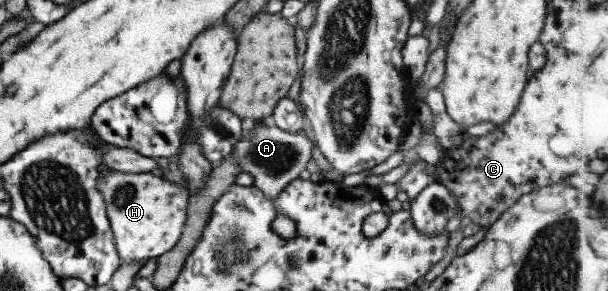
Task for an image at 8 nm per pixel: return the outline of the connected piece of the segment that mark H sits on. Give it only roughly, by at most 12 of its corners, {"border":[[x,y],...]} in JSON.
{"border":[[101,173],[116,255],[174,248],[189,191],[150,173]]}

